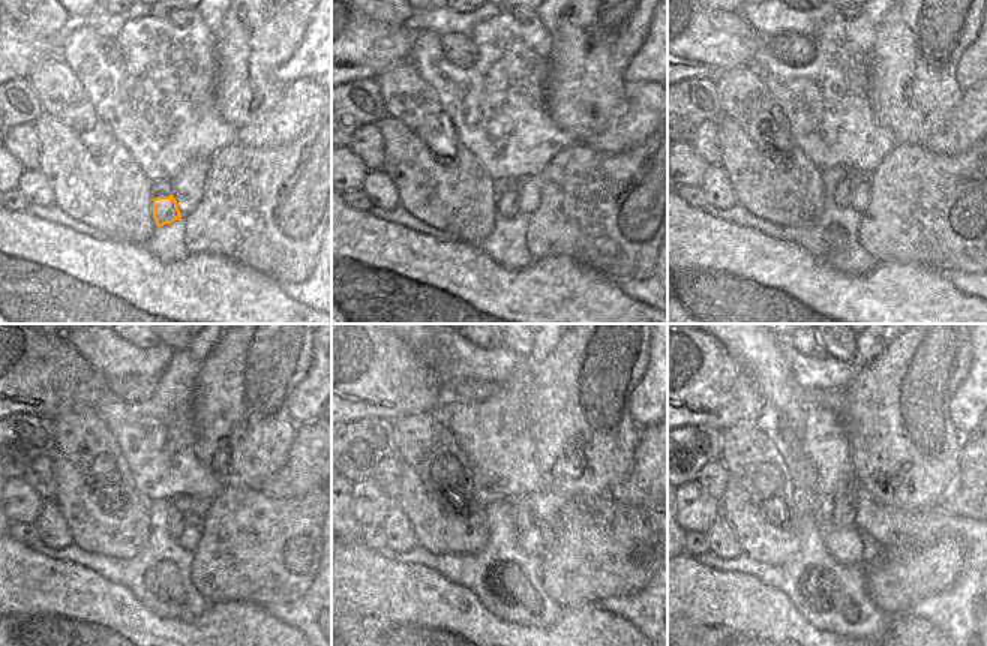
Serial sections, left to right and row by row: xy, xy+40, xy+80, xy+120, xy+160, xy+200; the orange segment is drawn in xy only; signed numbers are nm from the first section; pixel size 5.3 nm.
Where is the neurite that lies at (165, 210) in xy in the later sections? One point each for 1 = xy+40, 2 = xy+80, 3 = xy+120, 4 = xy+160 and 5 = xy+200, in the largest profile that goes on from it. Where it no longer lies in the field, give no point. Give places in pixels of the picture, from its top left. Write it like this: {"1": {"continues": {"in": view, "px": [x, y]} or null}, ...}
{"1": {"continues": {"in": "xy+40", "px": [506, 204]}}, "2": {"continues": {"in": "xy+80", "px": [843, 194]}}, "3": {"continues": {"in": "xy+120", "px": [176, 520]}}, "4": {"continues": {"in": "xy+160", "px": [524, 519]}}, "5": {"continues": {"in": "xy+200", "px": [870, 516]}}}

